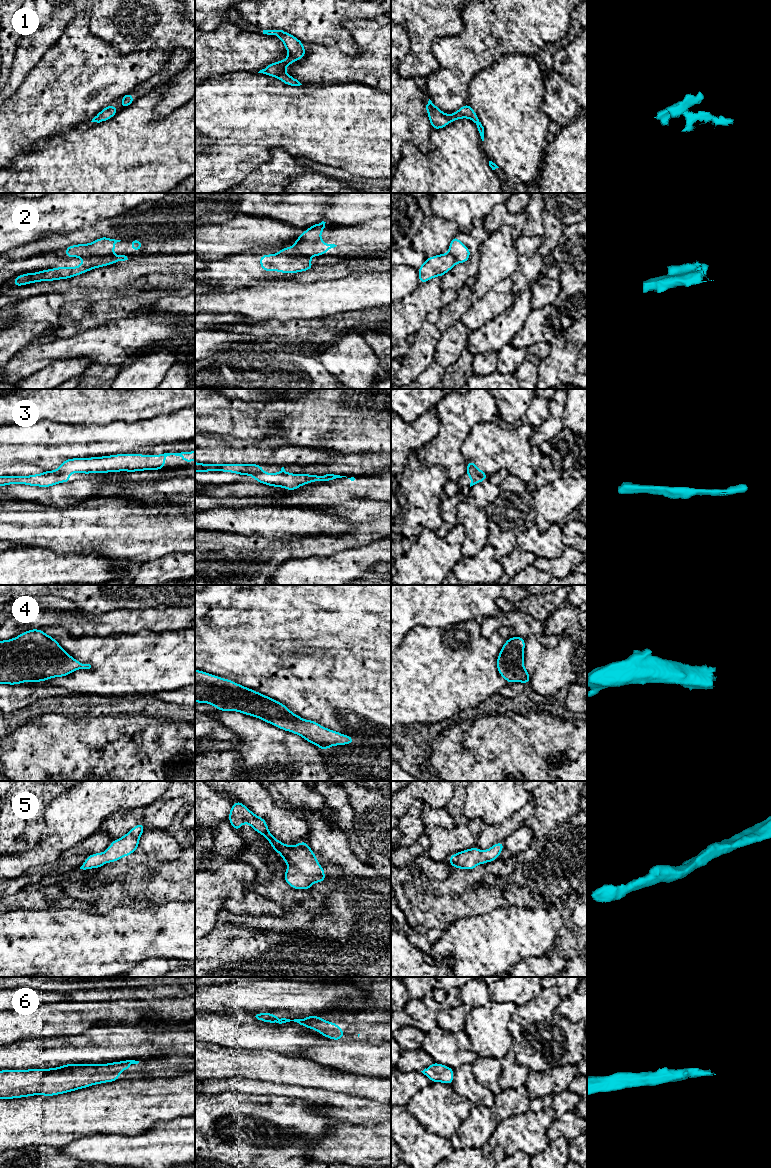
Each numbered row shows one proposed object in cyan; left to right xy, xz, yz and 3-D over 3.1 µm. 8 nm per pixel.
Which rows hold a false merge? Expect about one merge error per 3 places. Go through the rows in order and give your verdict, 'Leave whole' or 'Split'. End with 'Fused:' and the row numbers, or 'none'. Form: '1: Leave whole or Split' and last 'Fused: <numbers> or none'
1: Leave whole
2: Split
3: Leave whole
4: Leave whole
5: Leave whole
6: Leave whole
Fused: 2

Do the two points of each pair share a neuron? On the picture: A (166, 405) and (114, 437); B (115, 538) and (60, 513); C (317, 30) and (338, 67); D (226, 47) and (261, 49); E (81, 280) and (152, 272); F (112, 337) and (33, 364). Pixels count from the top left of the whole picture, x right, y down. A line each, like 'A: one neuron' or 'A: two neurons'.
A: two neurons
B: one neuron
C: two neurons
D: one neuron
E: one neuron
F: one neuron

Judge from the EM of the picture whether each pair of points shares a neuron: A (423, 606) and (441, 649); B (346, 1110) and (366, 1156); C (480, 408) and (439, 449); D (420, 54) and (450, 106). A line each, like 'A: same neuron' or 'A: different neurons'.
A: different neurons
B: different neurons
C: same neuron
D: different neurons

